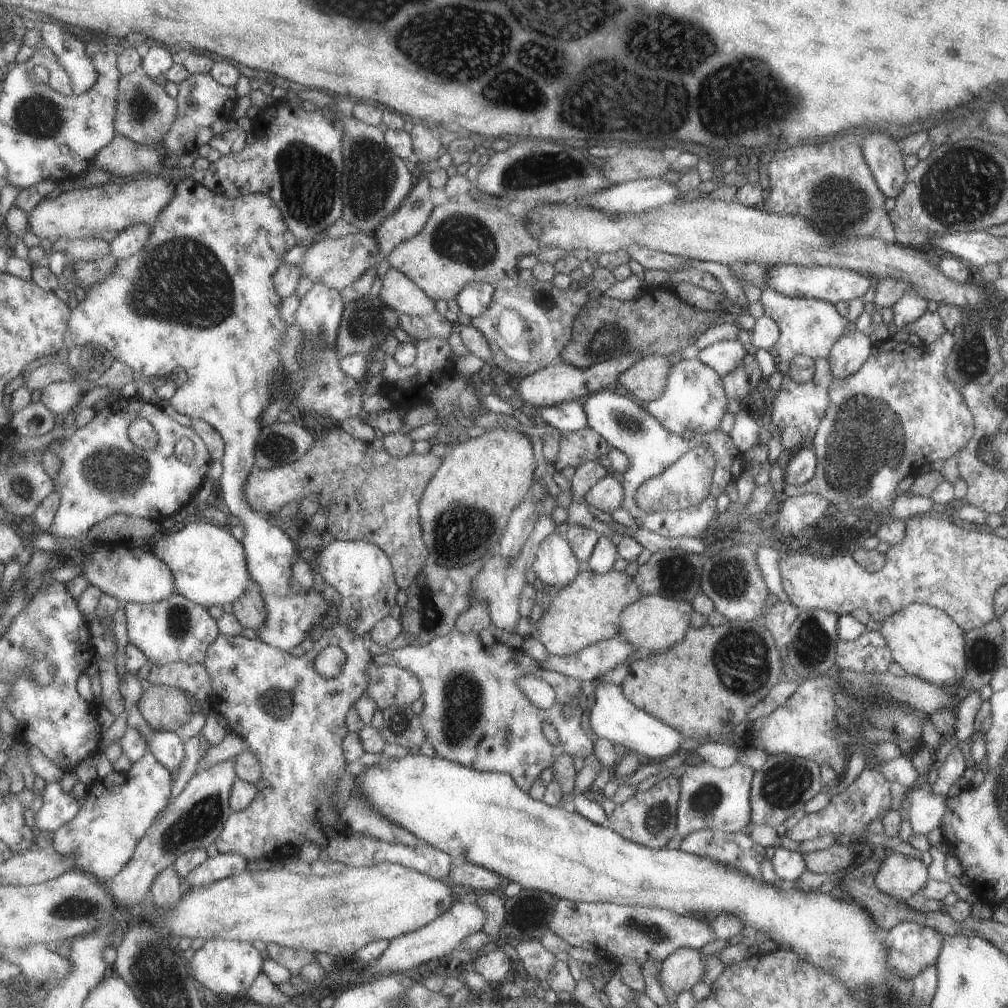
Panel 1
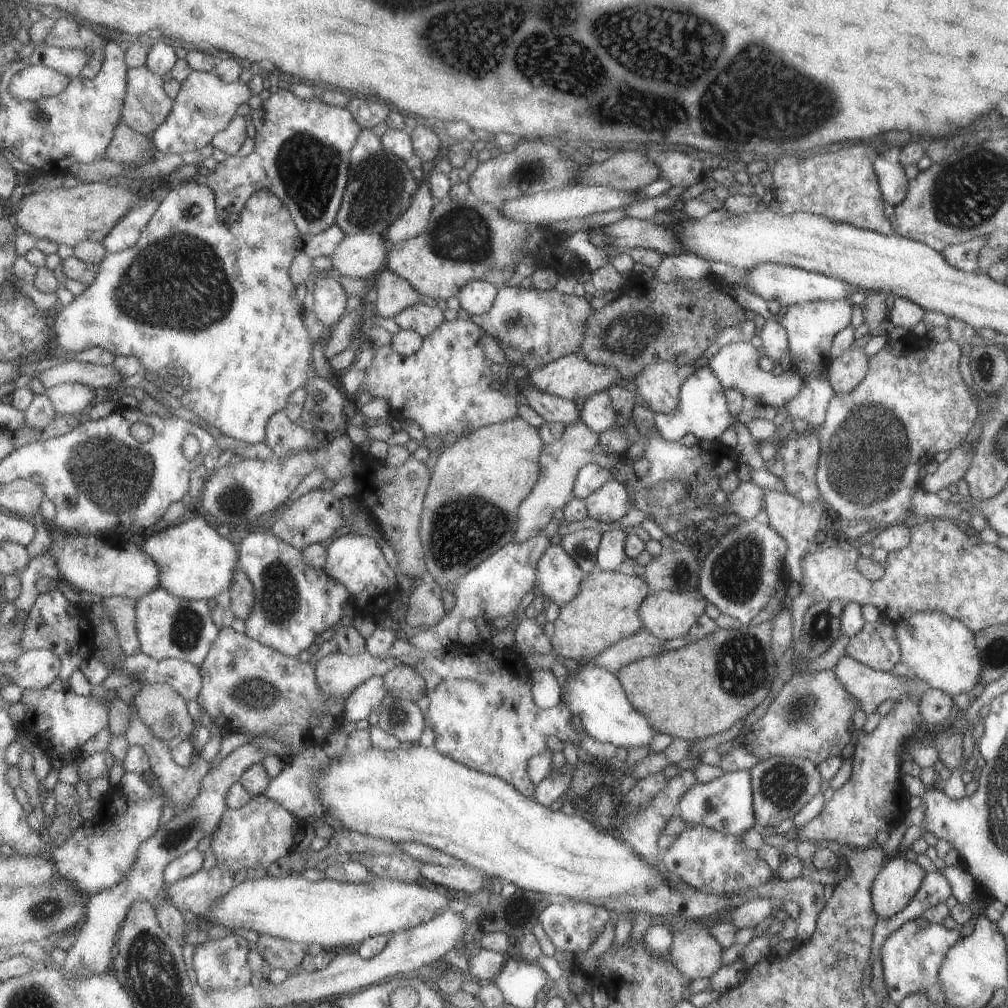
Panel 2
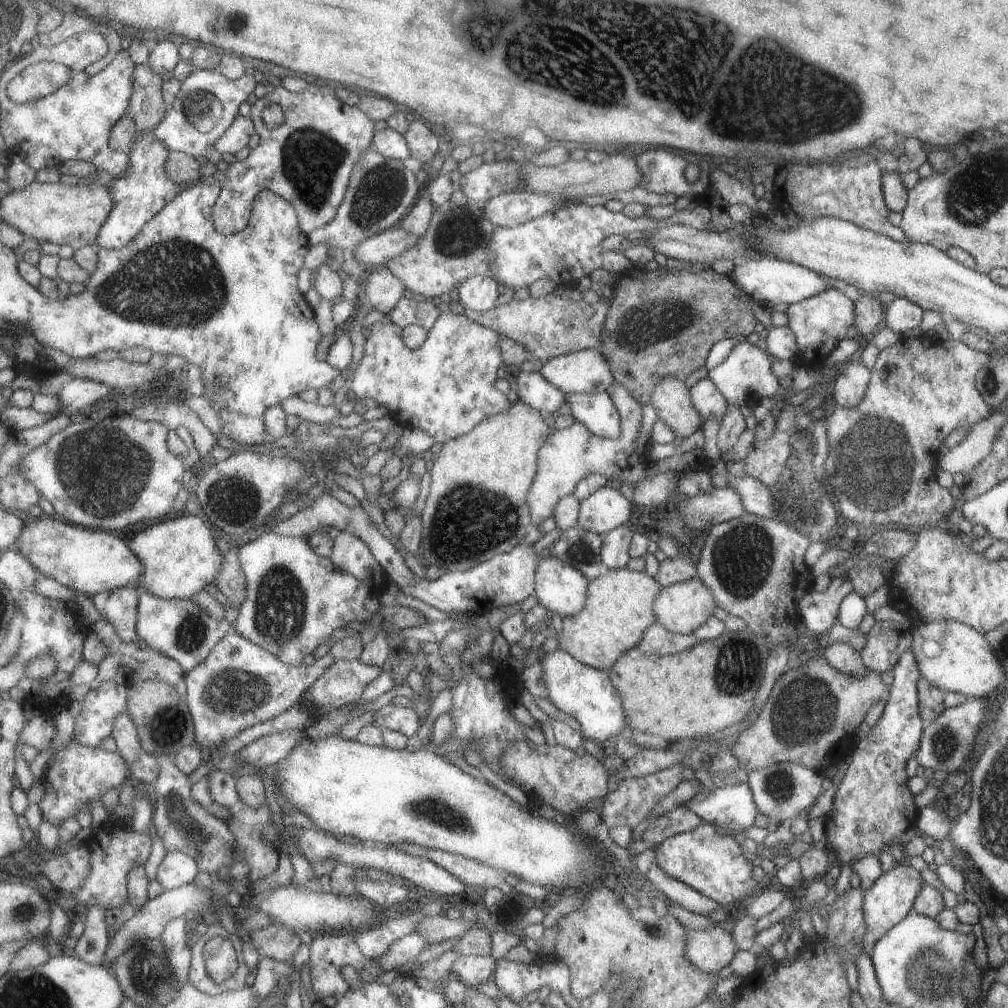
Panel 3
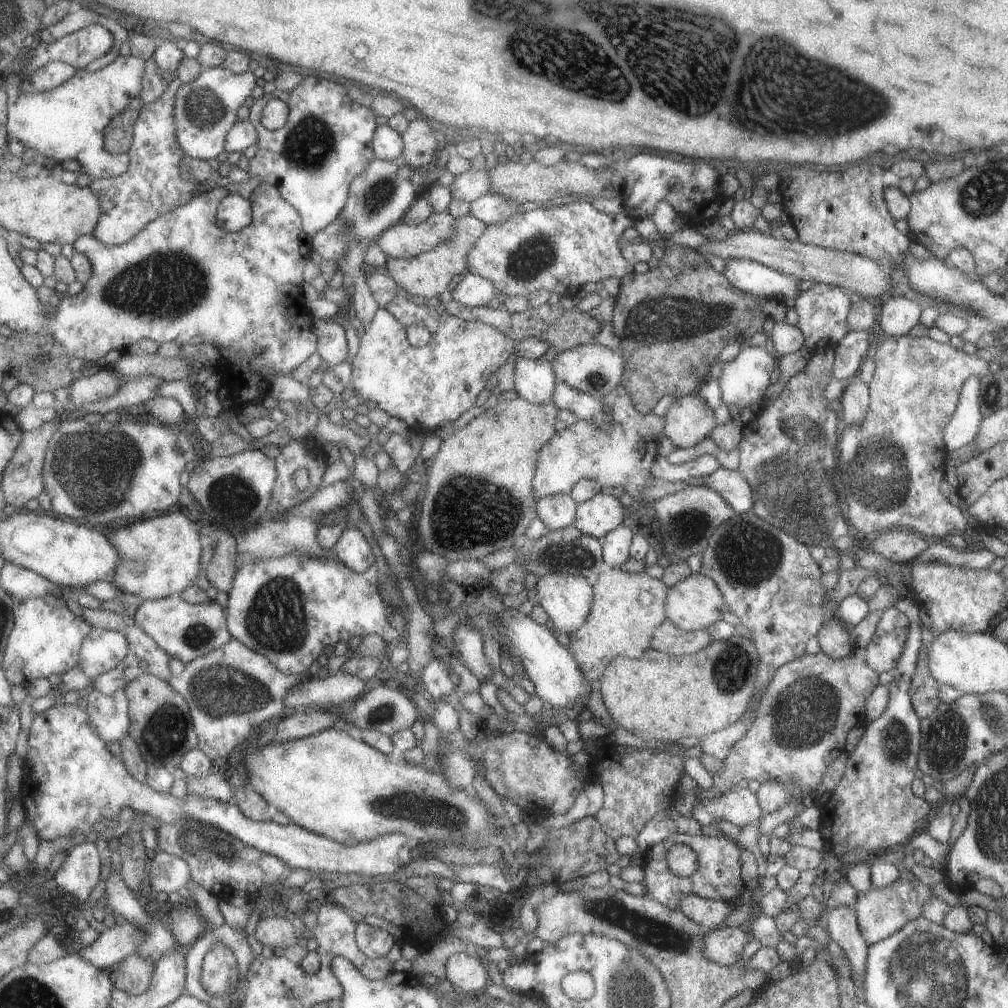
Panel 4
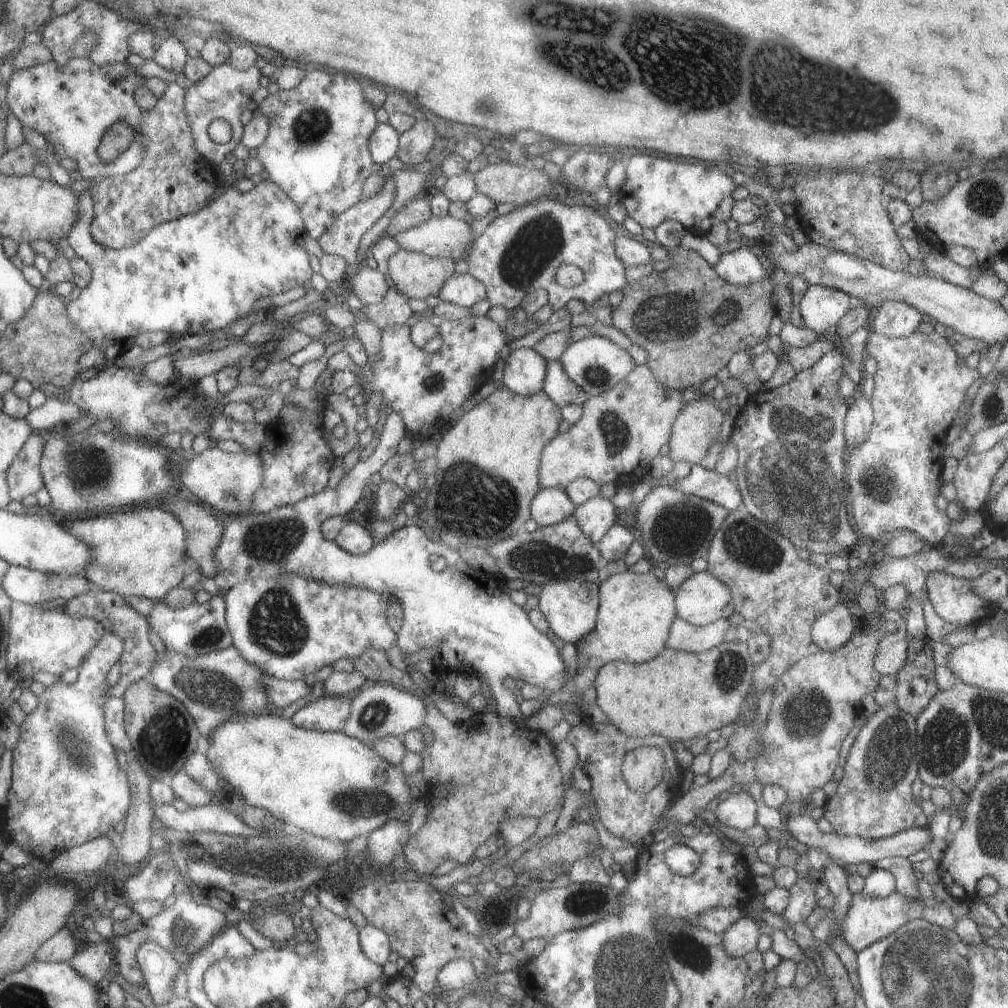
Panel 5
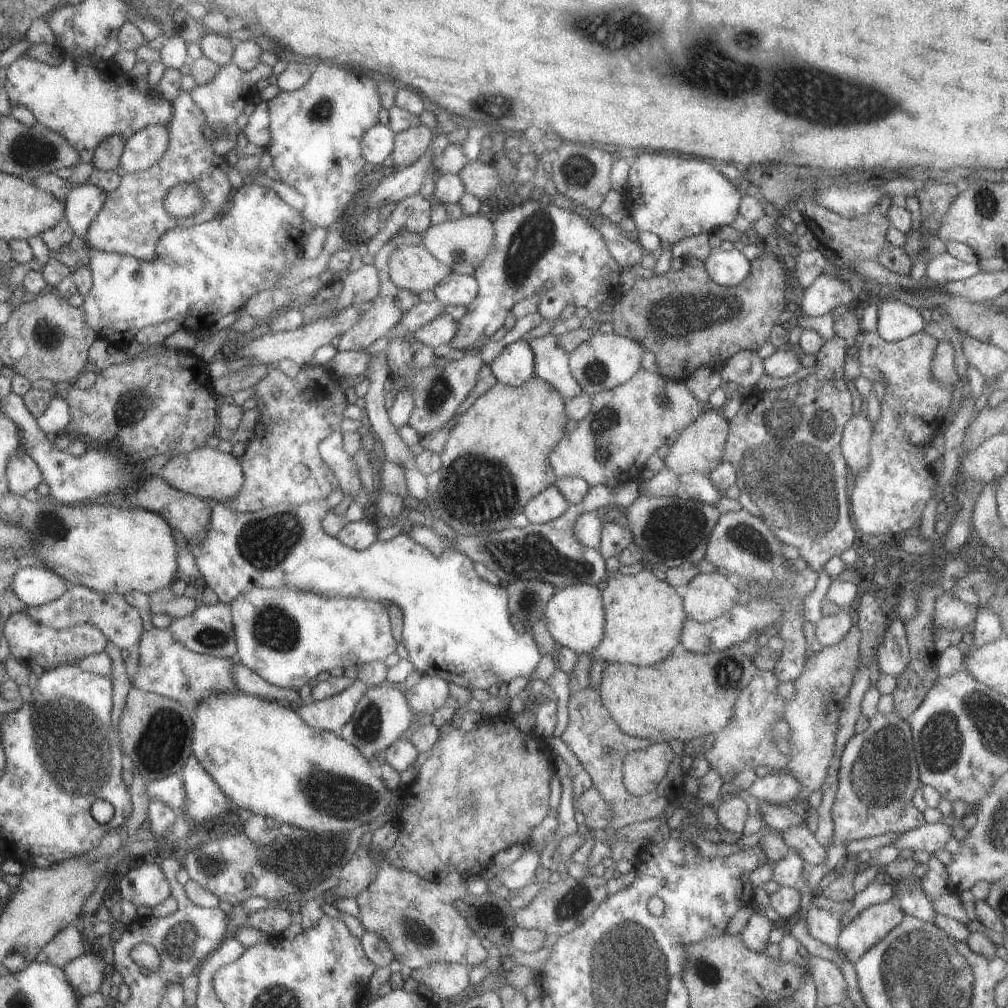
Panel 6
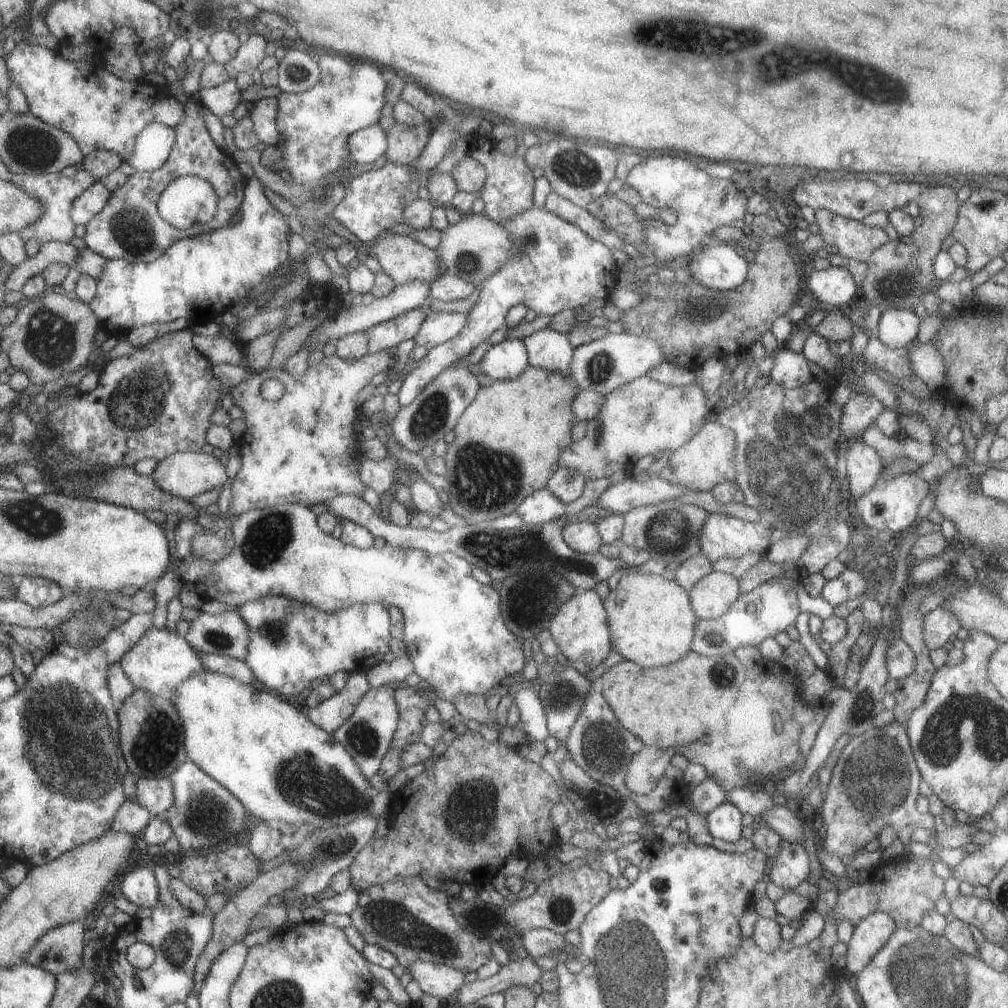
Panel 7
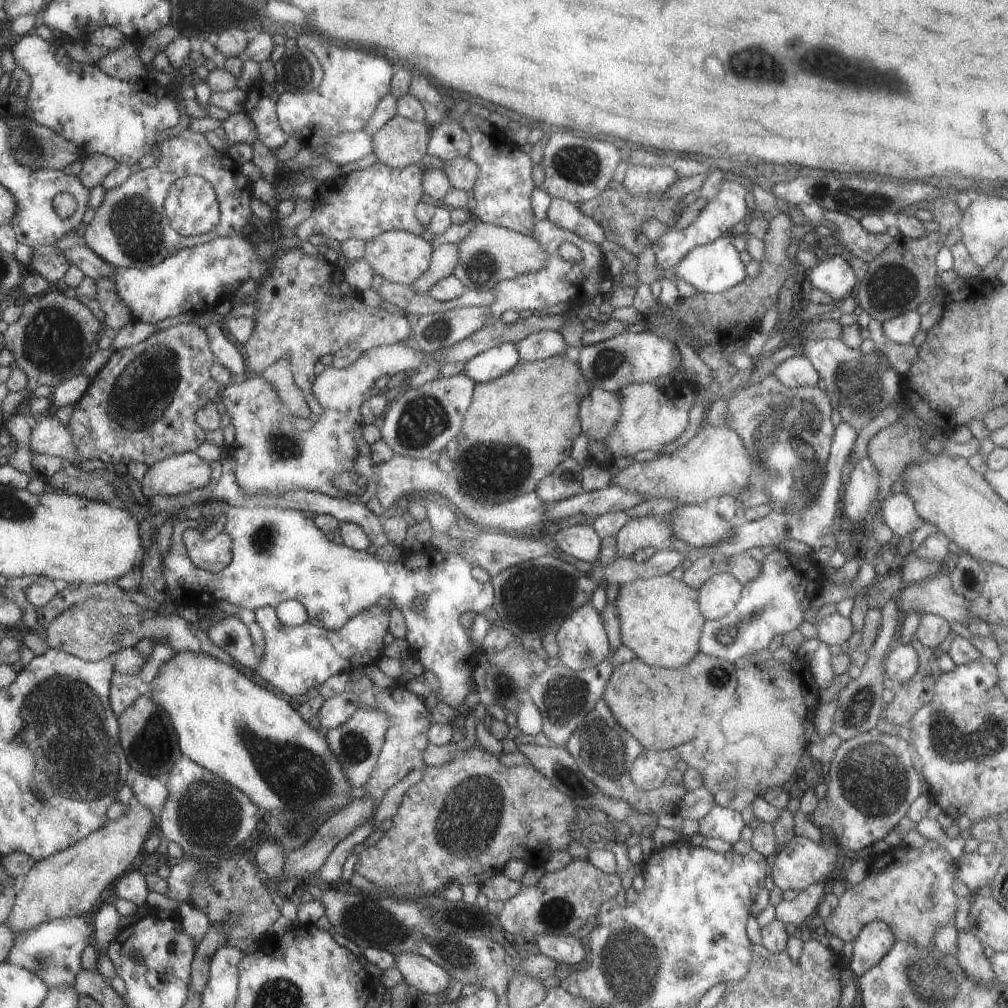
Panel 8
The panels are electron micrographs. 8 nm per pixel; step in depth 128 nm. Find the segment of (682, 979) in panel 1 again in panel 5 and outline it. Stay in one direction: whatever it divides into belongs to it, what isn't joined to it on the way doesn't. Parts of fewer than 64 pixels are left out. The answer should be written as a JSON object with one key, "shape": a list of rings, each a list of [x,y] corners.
{"shape":[[[744,916],[730,925],[720,936],[729,955],[743,957],[757,948],[759,936],[766,927],[752,916]]]}

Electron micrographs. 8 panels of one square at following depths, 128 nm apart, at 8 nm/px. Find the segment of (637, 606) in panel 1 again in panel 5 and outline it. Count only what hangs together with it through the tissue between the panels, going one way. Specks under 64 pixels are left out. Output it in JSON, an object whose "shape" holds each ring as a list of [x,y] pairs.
{"shape":[[[708,571],[694,572],[673,593],[677,618],[691,625],[730,618],[735,611],[730,589]]]}

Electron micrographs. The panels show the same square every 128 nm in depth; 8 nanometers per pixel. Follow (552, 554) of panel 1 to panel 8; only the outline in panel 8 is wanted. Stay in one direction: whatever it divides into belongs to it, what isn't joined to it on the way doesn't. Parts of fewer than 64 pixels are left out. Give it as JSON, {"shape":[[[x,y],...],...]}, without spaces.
{"shape":[[[591,601],[568,615],[554,634],[559,644],[558,662],[573,671],[581,671],[596,666],[611,652],[601,614],[592,606]]]}

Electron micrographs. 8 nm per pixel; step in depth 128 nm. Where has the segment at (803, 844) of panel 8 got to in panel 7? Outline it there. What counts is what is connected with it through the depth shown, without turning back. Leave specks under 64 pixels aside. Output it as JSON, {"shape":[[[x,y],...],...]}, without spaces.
{"shape":[[[790,843],[783,845],[778,854],[771,858],[768,873],[770,880],[778,886],[782,886],[786,891],[792,891],[801,882],[807,880],[810,874],[810,856],[802,843]]]}

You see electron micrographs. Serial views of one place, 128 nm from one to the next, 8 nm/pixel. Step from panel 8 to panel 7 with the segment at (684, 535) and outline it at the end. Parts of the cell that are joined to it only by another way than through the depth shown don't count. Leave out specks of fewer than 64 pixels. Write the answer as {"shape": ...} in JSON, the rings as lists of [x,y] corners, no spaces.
{"shape":[[[719,512],[706,513],[697,537],[701,553],[712,562],[716,562],[724,556],[738,558],[751,552],[759,552],[761,556],[764,556],[770,546],[770,531],[765,524],[745,521]]]}

